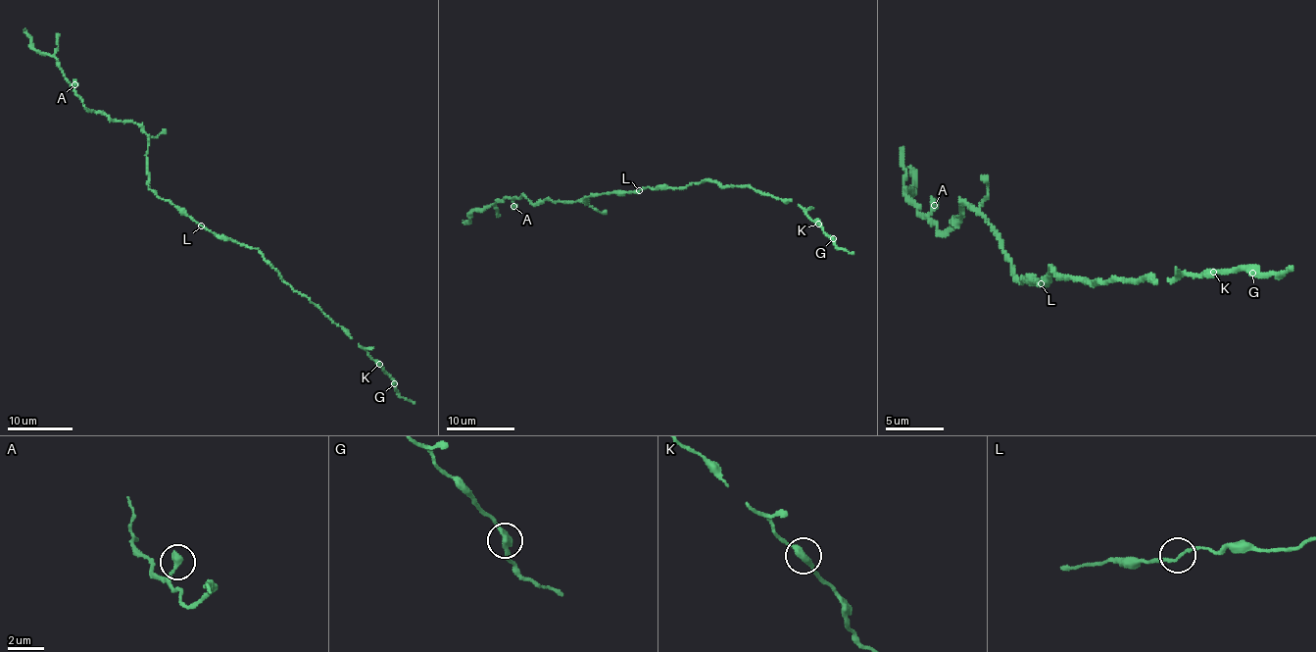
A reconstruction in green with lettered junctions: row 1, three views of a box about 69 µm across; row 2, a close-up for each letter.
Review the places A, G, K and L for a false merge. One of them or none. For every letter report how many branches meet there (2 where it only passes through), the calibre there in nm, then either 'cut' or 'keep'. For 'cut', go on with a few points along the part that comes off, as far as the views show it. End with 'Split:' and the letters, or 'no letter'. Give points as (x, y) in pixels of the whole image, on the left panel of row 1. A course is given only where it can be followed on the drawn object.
A: 1 branches meet; 480 nm thick; keep
G: 2 branches meet; 400 nm thick; keep
K: 2 branches meet; 400 nm thick; keep
L: 2 branches meet; 160 nm thick; keep
Split: no letter

